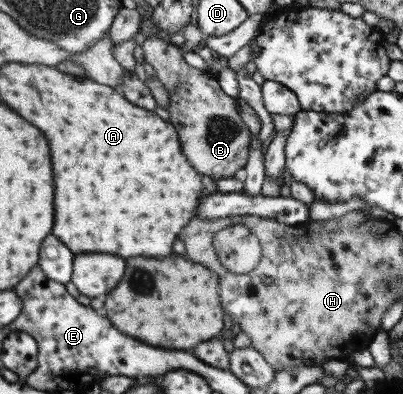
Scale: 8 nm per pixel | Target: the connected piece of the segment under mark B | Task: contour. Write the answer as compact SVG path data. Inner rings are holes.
M147 39L142 43L144 59L157 73L157 78L163 83L169 94L168 111L170 123L177 129L181 150L195 170L203 176L210 176L214 181L231 178L239 168L243 168L248 161L251 134L245 121L238 111L237 100L223 92L217 78L206 71L193 68L187 64L182 47L165 40Z

